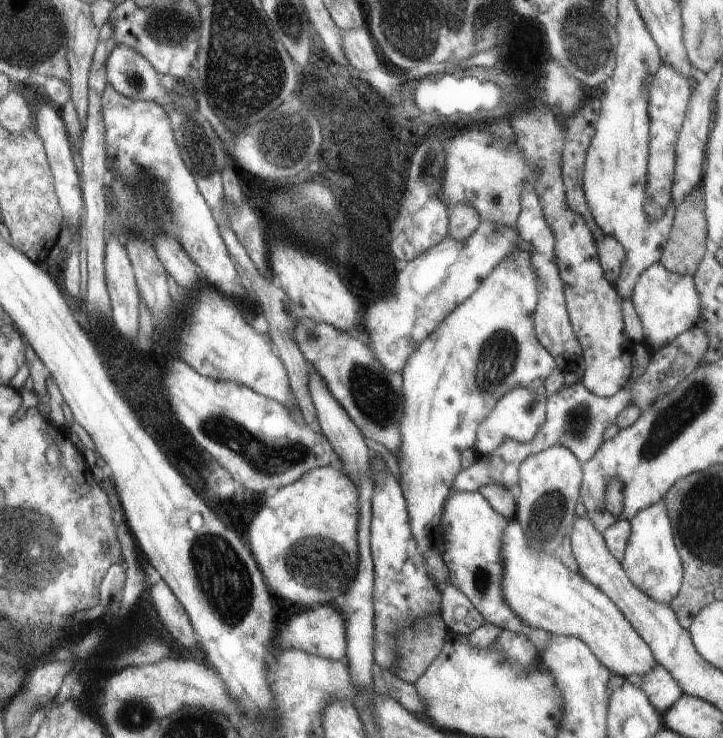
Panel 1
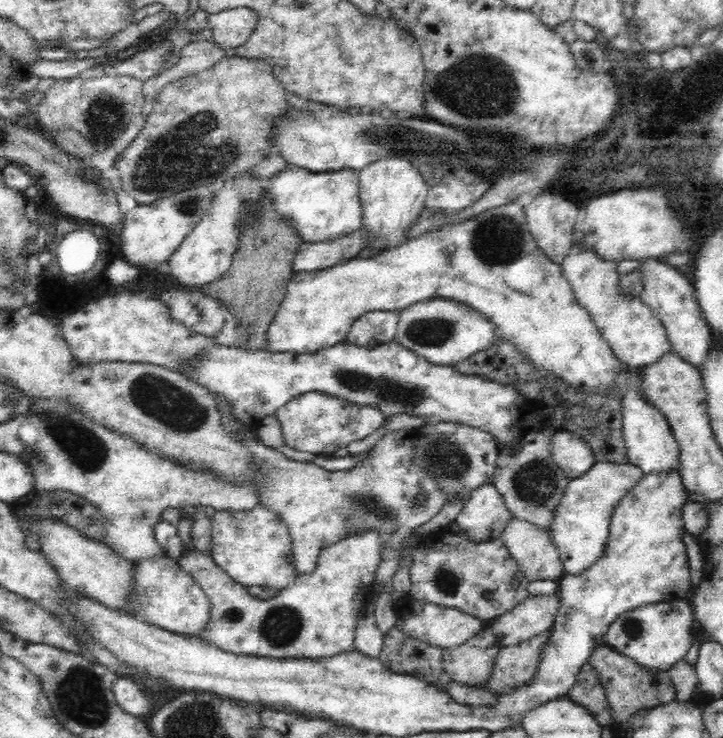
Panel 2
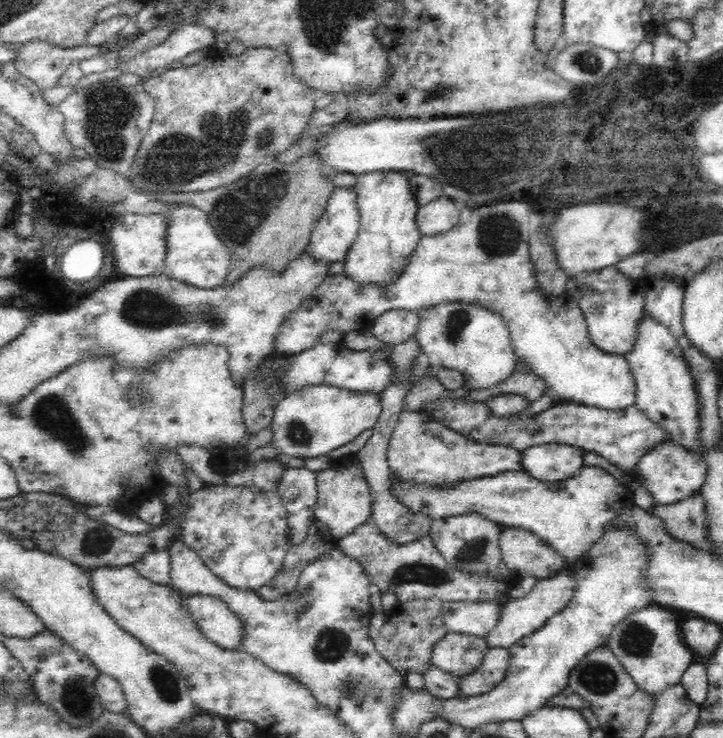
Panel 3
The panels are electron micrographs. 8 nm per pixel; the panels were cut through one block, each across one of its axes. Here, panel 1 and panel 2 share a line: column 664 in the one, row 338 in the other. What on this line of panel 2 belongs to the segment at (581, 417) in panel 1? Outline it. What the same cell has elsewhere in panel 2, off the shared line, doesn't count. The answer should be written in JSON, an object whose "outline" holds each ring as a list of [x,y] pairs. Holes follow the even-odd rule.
{"outline":[[[394,310],[366,312],[350,326],[346,342],[358,344],[364,348],[378,348],[380,344],[390,344],[396,340],[398,320],[400,316]]]}

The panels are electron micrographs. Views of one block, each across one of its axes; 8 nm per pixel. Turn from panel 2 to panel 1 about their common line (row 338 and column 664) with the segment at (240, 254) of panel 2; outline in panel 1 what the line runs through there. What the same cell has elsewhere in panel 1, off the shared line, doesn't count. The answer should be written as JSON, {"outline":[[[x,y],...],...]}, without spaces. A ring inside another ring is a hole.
{"outline":[[[701,188],[691,190],[687,198],[675,208],[675,220],[671,226],[671,232],[667,236],[667,244],[663,250],[663,256],[659,264],[669,272],[669,274],[679,274],[679,276],[693,276],[707,254],[705,250],[705,238],[707,238],[707,220],[705,220],[705,210],[701,206]]]}

